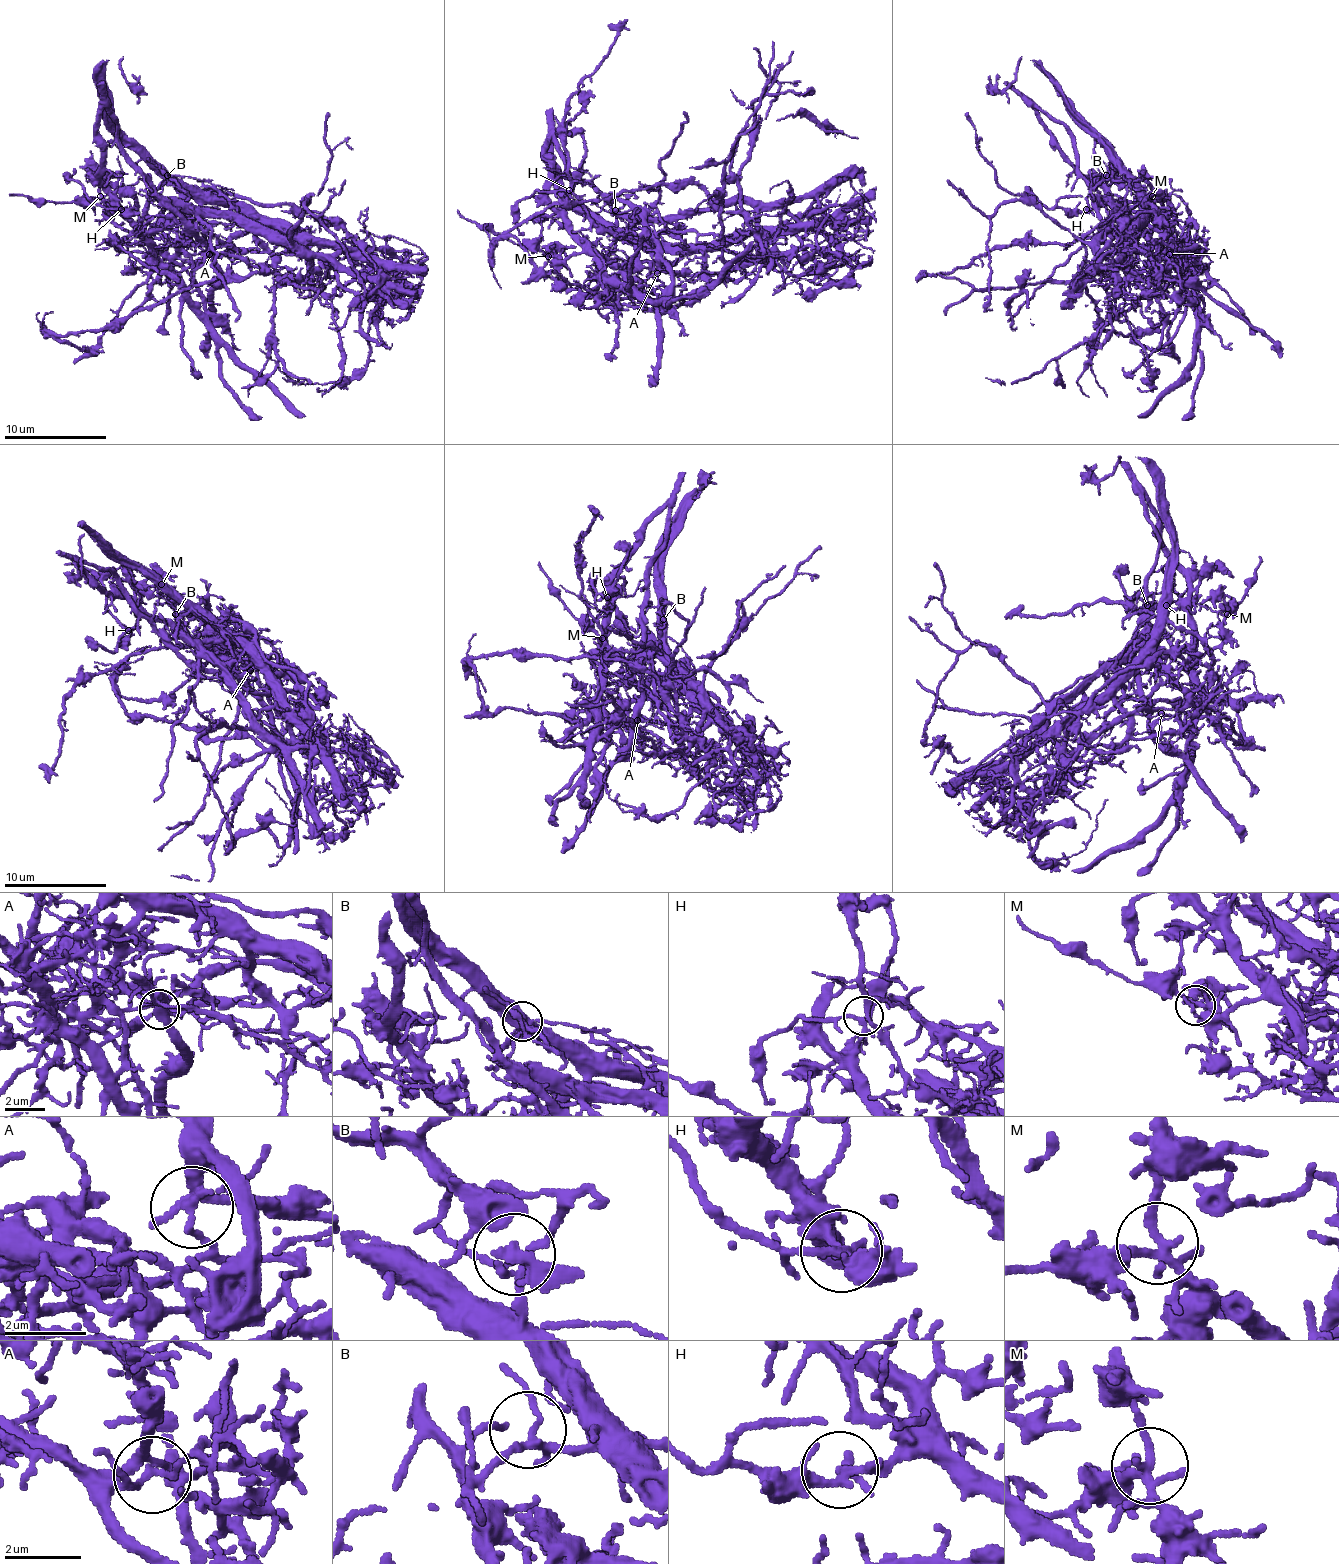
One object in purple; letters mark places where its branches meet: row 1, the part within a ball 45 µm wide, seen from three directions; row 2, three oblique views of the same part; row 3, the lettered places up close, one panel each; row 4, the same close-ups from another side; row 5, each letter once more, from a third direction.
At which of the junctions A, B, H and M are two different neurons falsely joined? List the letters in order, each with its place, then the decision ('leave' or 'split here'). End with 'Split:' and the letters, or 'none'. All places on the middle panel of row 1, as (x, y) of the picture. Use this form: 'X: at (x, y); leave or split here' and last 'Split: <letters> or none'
A: at (657, 273); split here
B: at (615, 210); leave
H: at (569, 190); leave
M: at (548, 256); leave
Split: A

